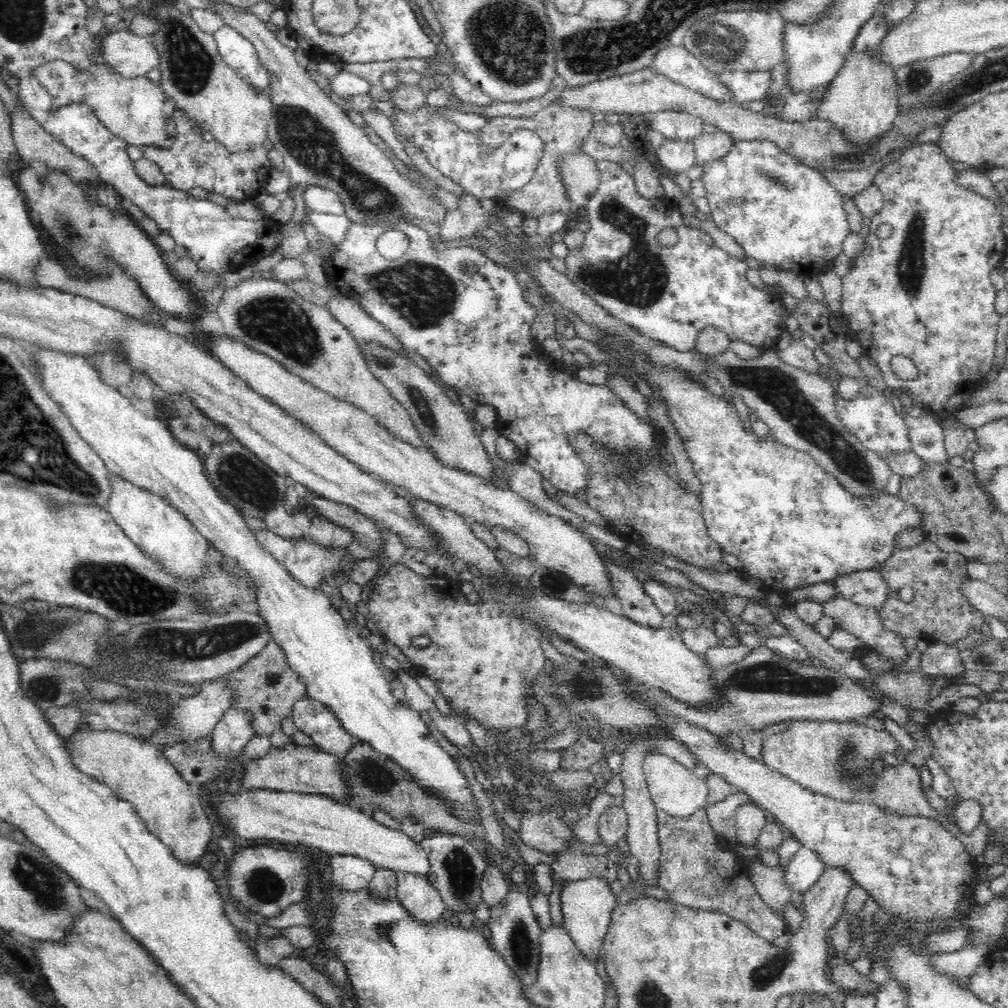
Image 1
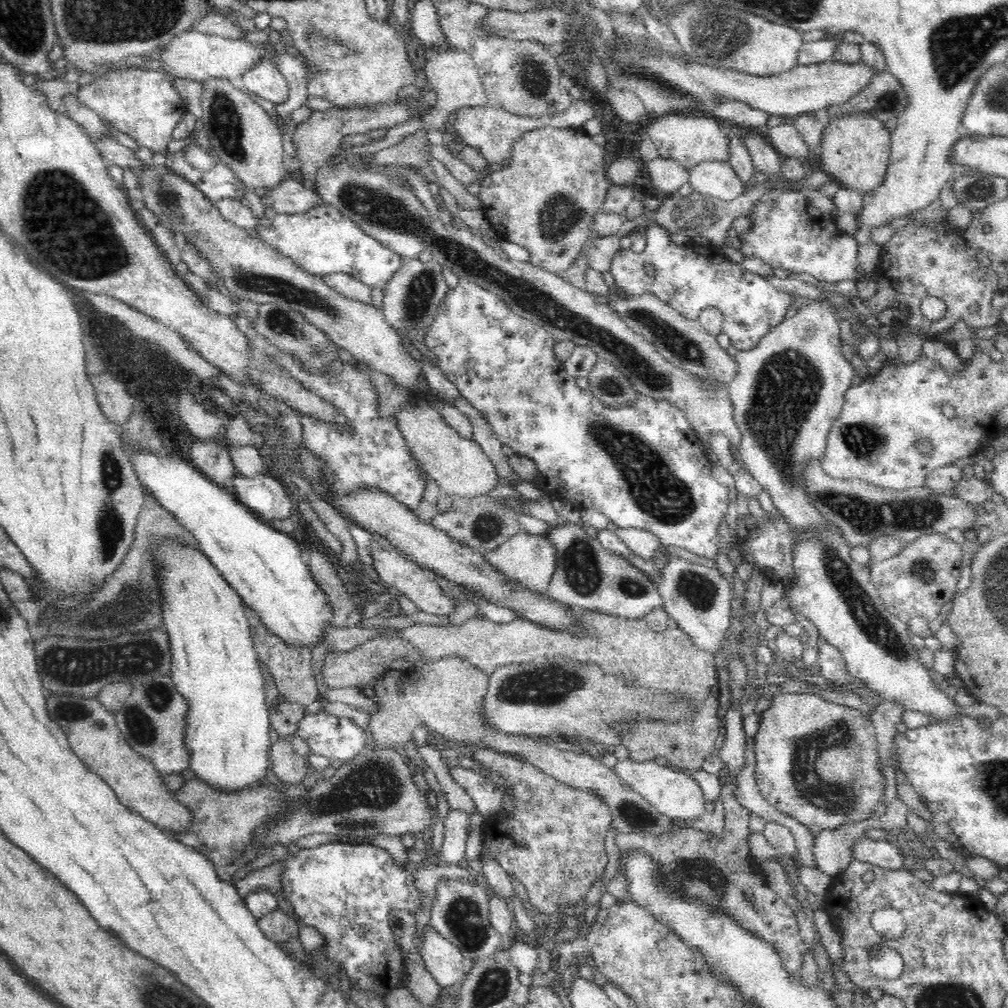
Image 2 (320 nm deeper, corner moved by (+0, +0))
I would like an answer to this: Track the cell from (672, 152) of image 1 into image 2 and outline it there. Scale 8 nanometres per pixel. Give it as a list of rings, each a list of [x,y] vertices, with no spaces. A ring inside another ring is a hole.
[[[658,157],[647,163],[652,188],[668,197],[689,182],[689,171],[671,158]]]

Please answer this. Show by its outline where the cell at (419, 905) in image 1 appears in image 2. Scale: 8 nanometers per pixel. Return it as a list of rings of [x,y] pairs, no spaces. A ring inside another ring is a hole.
[[[431,925],[425,928],[424,937],[418,946],[426,970],[441,987],[452,986],[465,978],[462,969],[464,956],[456,946],[440,937]]]

